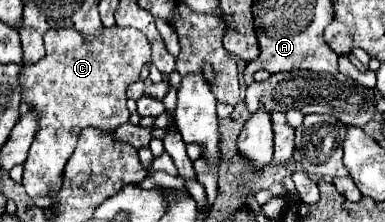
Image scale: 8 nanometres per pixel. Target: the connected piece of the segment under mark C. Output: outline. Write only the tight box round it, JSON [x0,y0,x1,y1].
[20,27,150,197]

